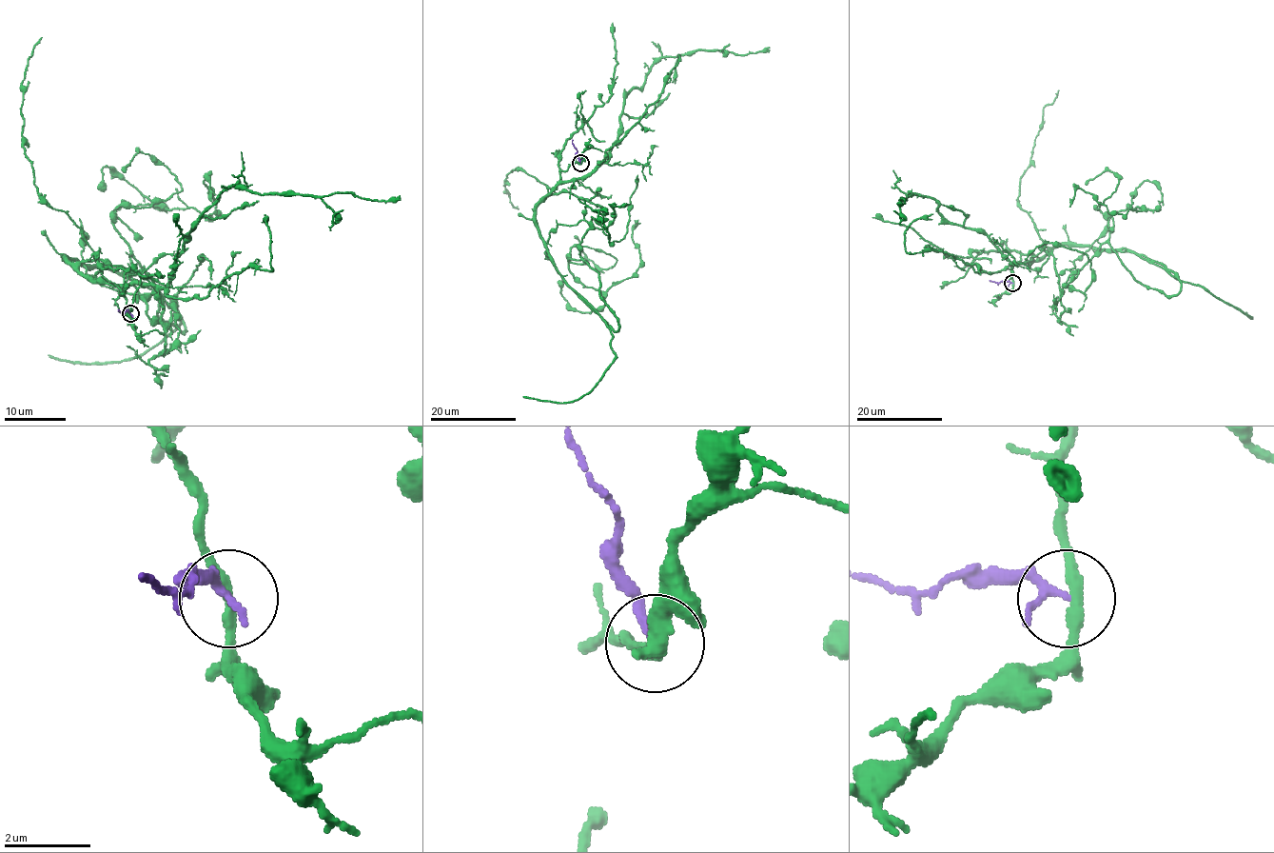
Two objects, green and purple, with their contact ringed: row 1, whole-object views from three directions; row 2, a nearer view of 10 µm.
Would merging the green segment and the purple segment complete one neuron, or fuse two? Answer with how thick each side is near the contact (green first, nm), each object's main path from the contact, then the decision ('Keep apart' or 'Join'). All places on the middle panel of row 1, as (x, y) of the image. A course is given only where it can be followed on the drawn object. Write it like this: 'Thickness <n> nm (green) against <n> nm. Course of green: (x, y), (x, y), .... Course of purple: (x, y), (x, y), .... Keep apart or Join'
Thickness 240 nm (green) against 140 nm. Course of green: (580, 163), (535, 216), (545, 242), (589, 226), (576, 278), (630, 278), (638, 220). Course of purple: (580, 163), (572, 139). Keep apart

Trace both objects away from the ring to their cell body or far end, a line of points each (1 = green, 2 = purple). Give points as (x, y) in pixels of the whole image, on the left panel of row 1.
1: (130, 314), (120, 287), (65, 259), (143, 295), (112, 213), (206, 216), (205, 178), (213, 204)
2: (130, 314), (118, 309)

